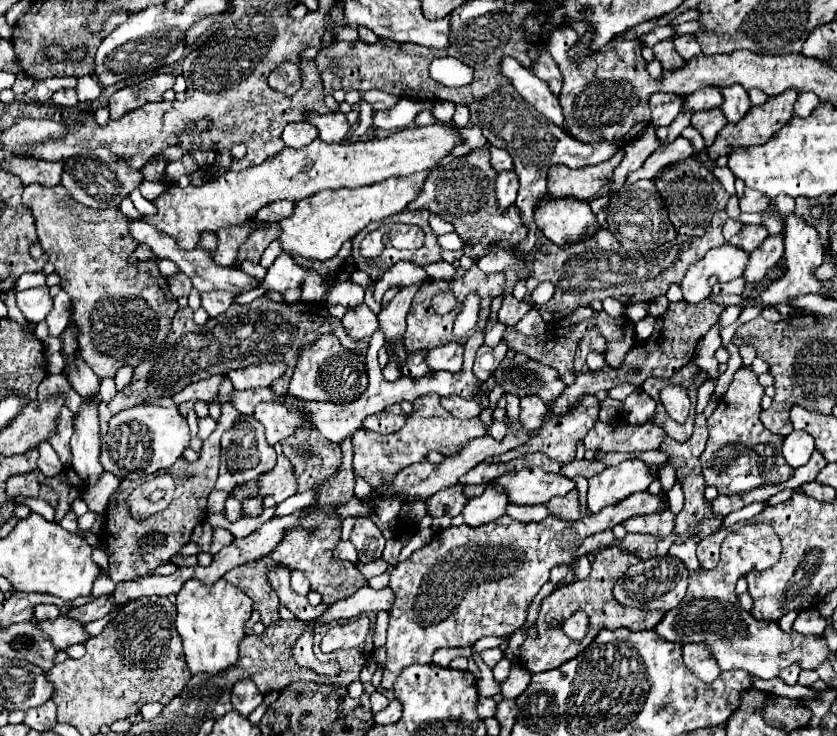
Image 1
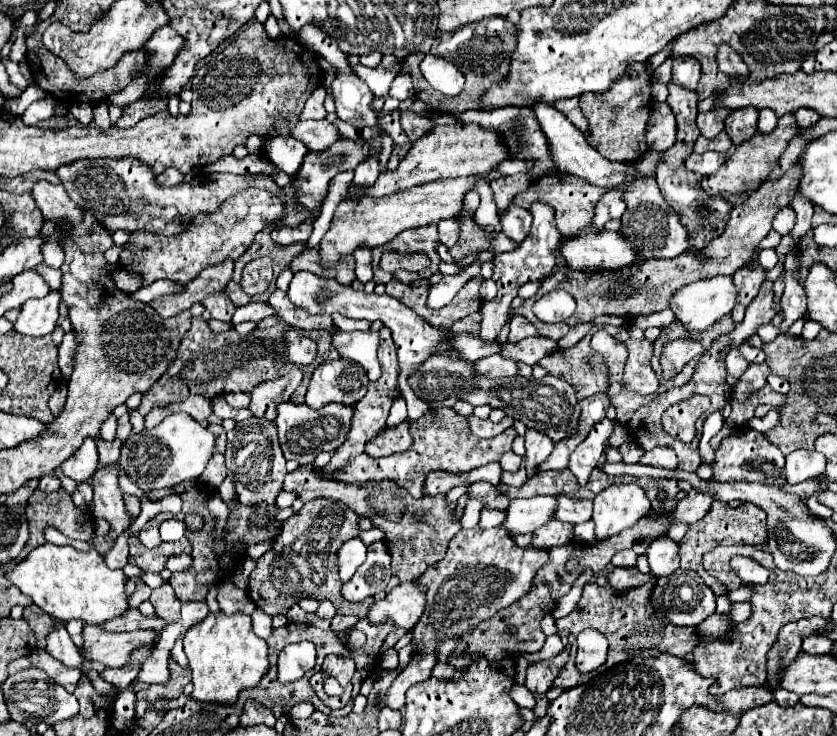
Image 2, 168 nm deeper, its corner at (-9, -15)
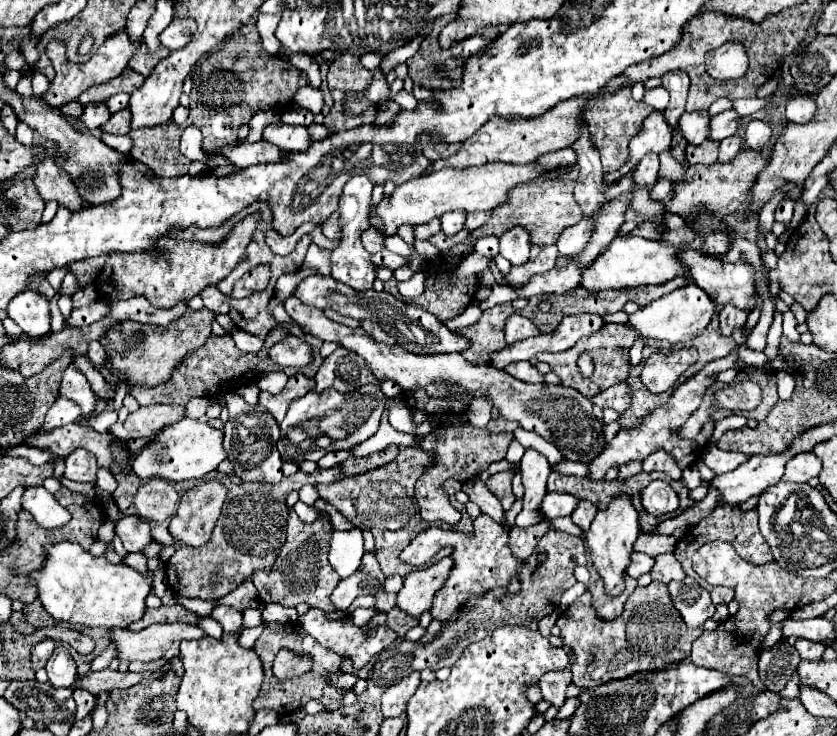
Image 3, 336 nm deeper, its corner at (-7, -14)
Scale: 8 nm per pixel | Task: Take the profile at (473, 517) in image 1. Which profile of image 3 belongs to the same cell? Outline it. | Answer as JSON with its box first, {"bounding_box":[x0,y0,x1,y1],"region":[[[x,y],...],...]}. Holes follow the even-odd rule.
{"bounding_box":[542,492,580,520],"region":[[[550,492],[544,500],[542,500],[542,512],[548,520],[554,520],[558,516],[570,516],[576,506],[578,506],[580,498],[572,496],[572,494],[556,494]]]}

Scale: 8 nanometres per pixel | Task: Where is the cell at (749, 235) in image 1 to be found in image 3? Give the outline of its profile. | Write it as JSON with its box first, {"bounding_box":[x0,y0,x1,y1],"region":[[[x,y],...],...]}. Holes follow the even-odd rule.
{"bounding_box":[720,306,748,336],"region":[[[726,306],[722,312],[720,312],[720,334],[722,336],[732,336],[732,332],[736,328],[742,328],[744,322],[748,318],[748,312],[744,310],[736,310],[734,306]]]}

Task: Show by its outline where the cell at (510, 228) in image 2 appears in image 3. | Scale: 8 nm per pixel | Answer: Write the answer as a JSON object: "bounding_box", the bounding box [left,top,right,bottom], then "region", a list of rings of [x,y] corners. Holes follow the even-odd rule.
{"bounding_box":[500,228,530,266],"region":[[[512,228],[508,230],[502,238],[500,238],[500,254],[512,264],[512,266],[520,266],[524,262],[528,262],[530,256],[530,242],[528,242],[528,234],[524,232],[524,228]]]}

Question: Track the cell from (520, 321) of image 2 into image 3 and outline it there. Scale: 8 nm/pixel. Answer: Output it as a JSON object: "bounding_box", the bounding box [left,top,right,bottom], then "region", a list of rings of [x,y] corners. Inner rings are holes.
{"bounding_box":[506,314,540,344],"region":[[[514,314],[506,322],[506,344],[514,344],[514,342],[520,342],[520,340],[538,336],[538,334],[540,334],[540,330],[528,318],[524,318],[520,314]]]}

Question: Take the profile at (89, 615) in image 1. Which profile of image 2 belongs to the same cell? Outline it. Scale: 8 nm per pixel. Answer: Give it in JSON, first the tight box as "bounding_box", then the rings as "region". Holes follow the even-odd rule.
{"bounding_box":[100,609,164,631],"region":[[[128,609],[124,615],[112,619],[112,621],[104,621],[100,625],[102,629],[108,631],[134,631],[134,629],[156,629],[160,631],[164,627],[164,621],[160,617],[142,617],[138,609]]]}

